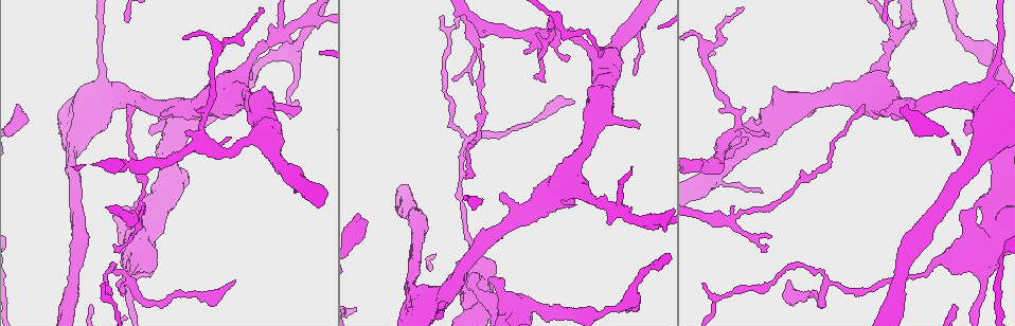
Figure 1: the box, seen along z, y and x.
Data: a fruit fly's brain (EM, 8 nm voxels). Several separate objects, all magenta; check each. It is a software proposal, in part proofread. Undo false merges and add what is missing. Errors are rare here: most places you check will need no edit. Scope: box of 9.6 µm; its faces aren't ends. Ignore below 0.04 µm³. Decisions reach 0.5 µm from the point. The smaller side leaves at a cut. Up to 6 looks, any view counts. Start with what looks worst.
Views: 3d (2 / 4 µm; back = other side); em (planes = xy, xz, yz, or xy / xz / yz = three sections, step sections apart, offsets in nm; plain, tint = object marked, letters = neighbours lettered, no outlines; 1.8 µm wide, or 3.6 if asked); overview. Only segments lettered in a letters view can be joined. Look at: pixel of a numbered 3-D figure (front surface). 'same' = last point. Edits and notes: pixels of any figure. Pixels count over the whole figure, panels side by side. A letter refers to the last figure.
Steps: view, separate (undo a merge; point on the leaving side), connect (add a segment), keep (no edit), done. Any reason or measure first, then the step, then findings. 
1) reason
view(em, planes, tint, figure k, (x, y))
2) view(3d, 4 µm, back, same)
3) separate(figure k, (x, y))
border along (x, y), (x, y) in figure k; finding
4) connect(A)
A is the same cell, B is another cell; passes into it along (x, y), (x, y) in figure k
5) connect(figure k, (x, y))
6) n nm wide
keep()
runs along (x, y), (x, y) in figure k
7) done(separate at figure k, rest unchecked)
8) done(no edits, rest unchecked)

view(3d, 4 µm, figure 1, (287, 114))

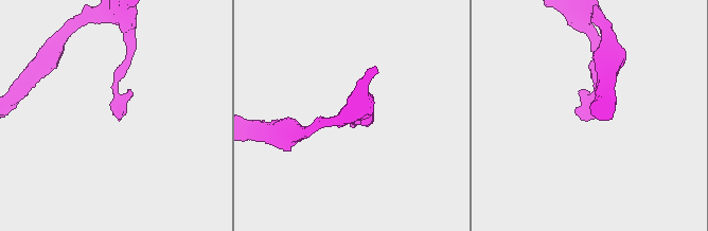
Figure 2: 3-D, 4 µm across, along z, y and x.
view(em, xz, step 8, tint, figure 2, (575, 111))

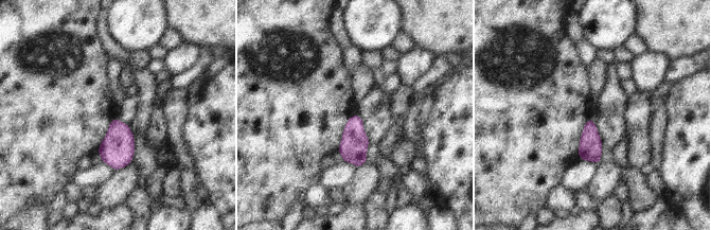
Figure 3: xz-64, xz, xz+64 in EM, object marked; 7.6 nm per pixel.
view(em, planes, letters, same)

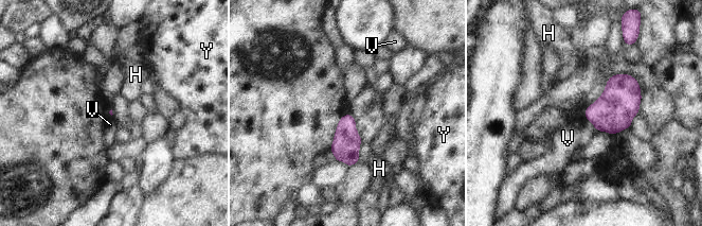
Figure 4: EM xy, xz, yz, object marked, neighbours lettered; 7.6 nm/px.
keep()
H, V and Y are other cells; border along (586, 118), (595, 128) in figure 4; no lettered segment goes on from it

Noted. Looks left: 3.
an open end
view(3d, 2 µm, figure 1, (789, 281))

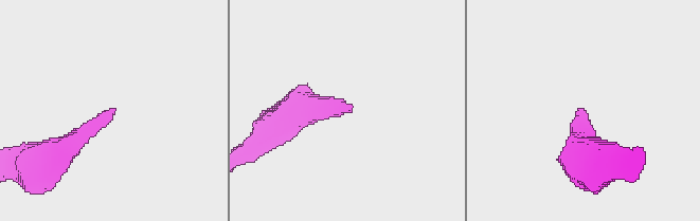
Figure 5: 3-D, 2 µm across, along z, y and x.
view(em, planes, letters, figure 5, (347, 104))

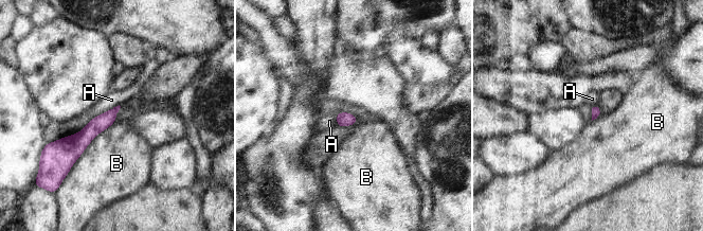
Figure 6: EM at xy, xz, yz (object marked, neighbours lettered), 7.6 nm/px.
keep()
A and B are other cells; border along (116, 121), (91, 141), (69, 171) in figure 6; no lettered segment goes on from it

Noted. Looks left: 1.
done(no edits, rest unchecked)

